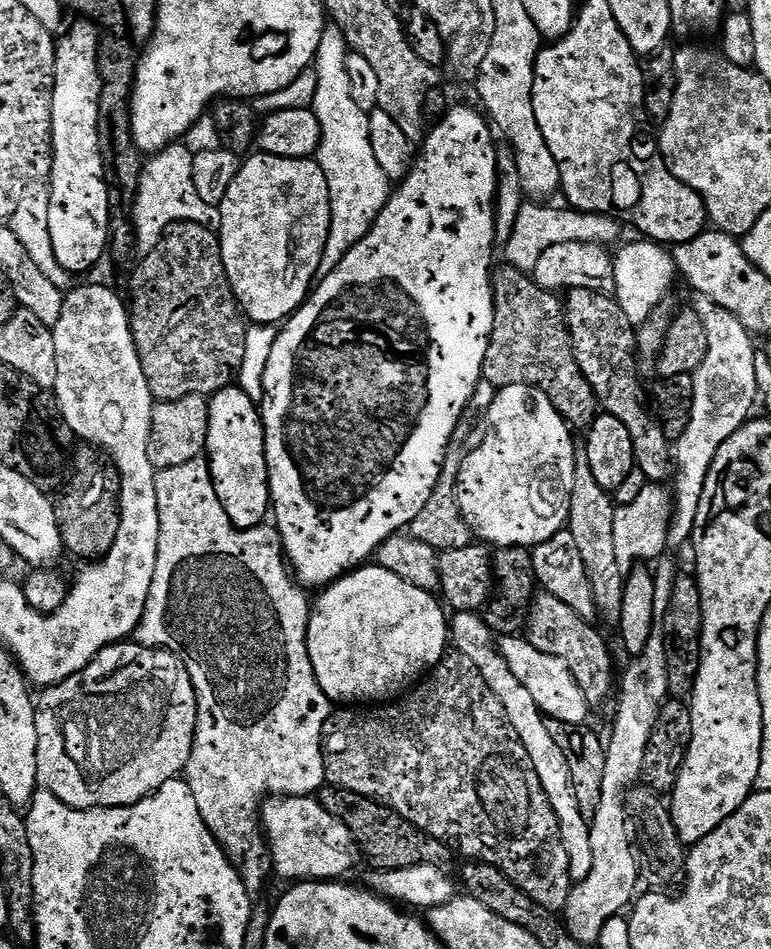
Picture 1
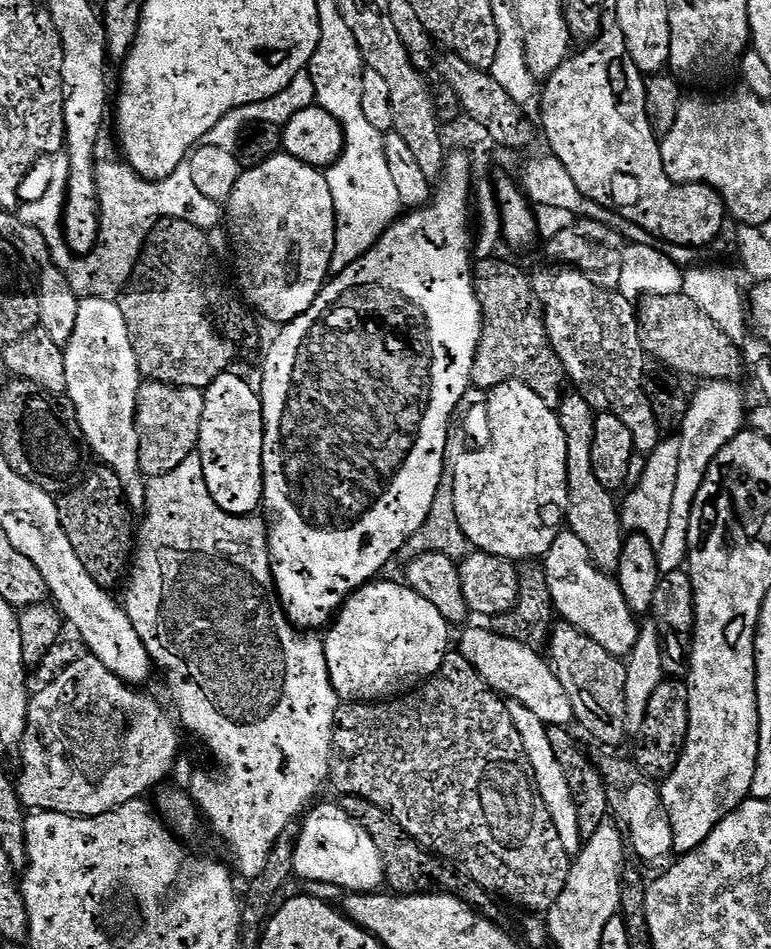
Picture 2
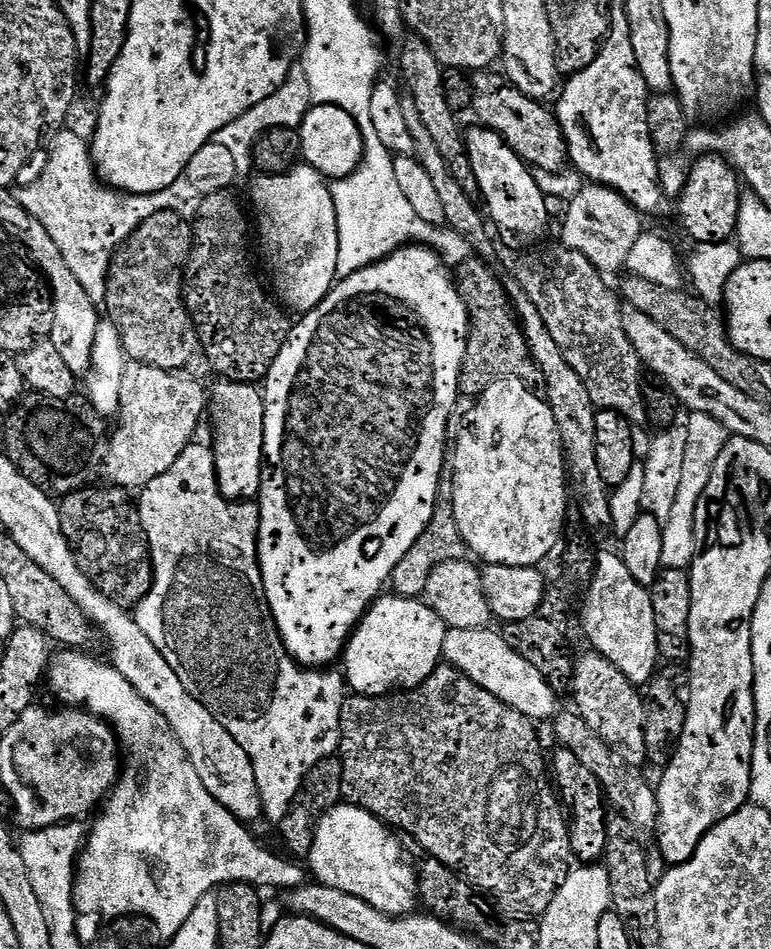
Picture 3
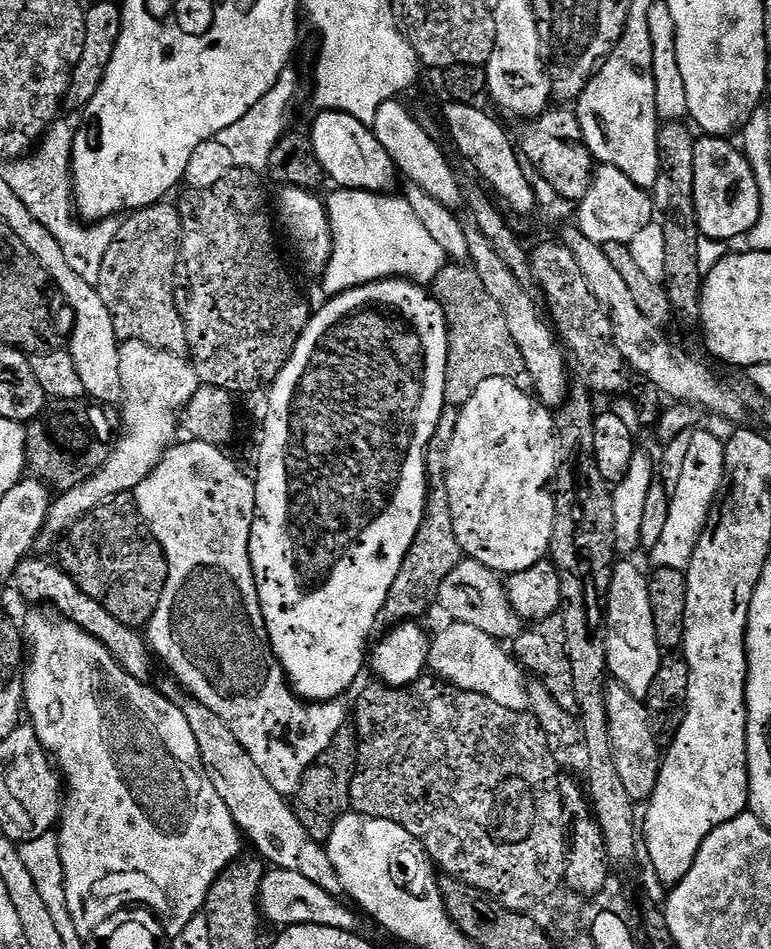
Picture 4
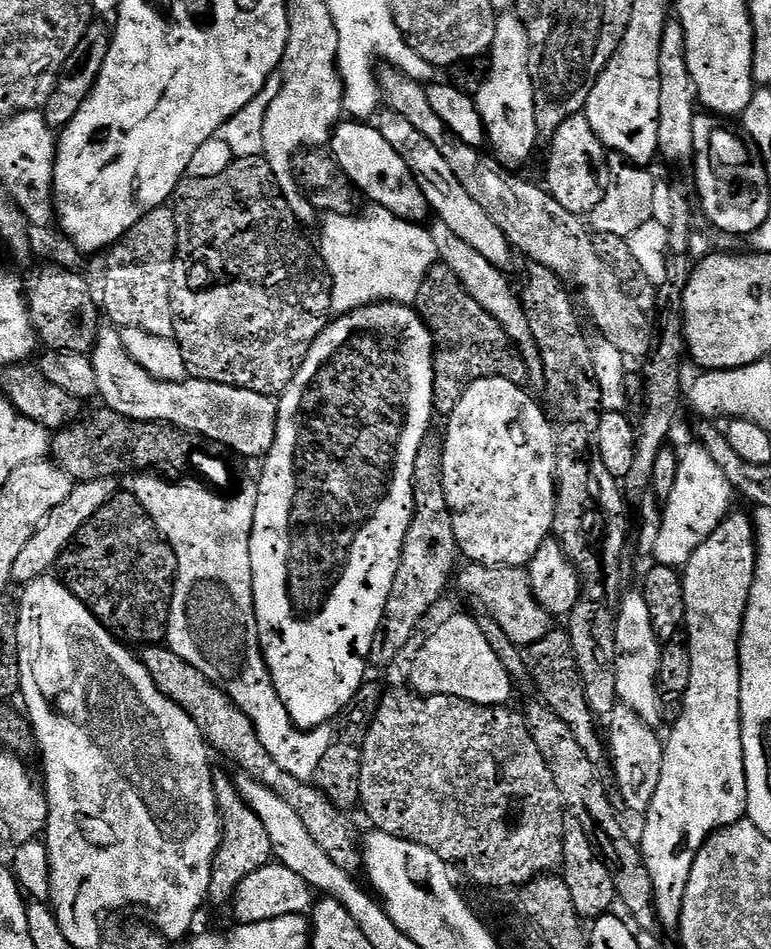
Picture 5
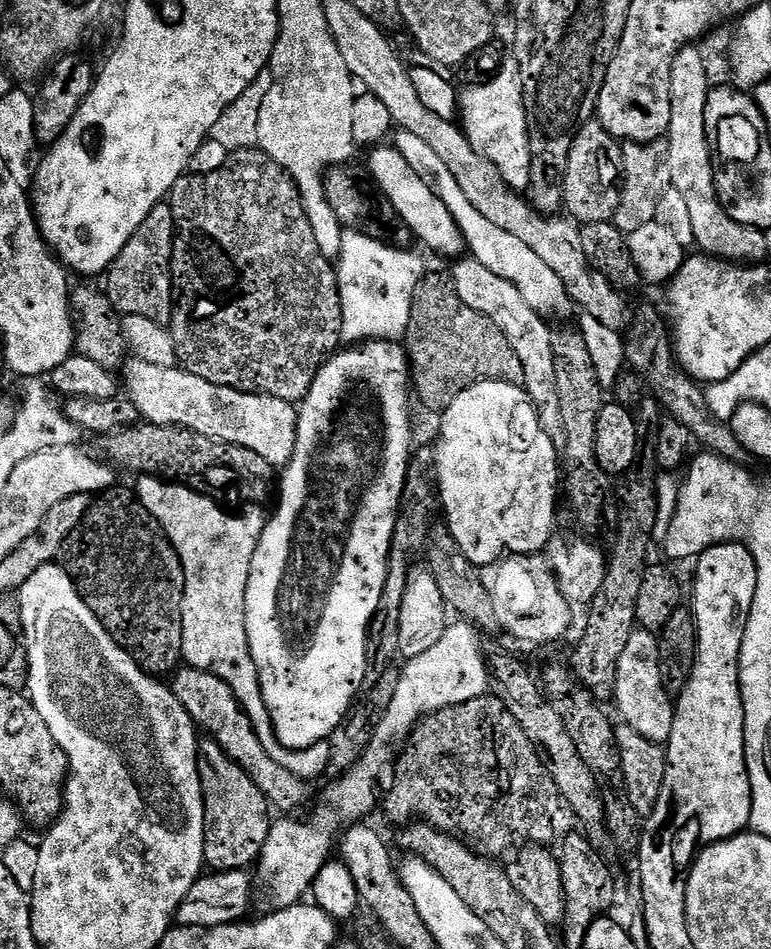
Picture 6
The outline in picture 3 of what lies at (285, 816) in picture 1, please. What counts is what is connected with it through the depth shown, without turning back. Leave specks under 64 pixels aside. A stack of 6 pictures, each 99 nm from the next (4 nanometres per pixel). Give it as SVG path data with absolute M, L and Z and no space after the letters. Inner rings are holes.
M341 802L319 817L307 867L319 883L354 894L354 898L370 902L374 910L382 910L387 916L415 913L420 894L418 872L408 865L403 846L391 834L385 821L364 808Z

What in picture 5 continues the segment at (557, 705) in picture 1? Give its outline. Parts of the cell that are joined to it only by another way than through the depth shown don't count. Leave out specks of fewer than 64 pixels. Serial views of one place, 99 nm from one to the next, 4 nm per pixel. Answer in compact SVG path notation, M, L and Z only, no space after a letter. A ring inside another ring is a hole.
M452 616L432 632L432 637L421 646L412 660L408 676L412 691L421 696L453 696L475 704L504 706L512 696L514 681L506 666L498 662L498 654L490 650L486 634L479 623L468 616Z

